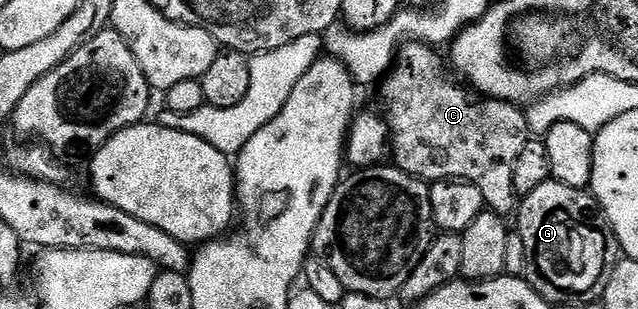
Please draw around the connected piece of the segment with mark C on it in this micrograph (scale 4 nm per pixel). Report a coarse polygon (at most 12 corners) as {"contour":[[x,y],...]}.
{"contour":[[404,41],[382,79],[394,165],[477,184],[514,215],[529,141],[434,45]]}

